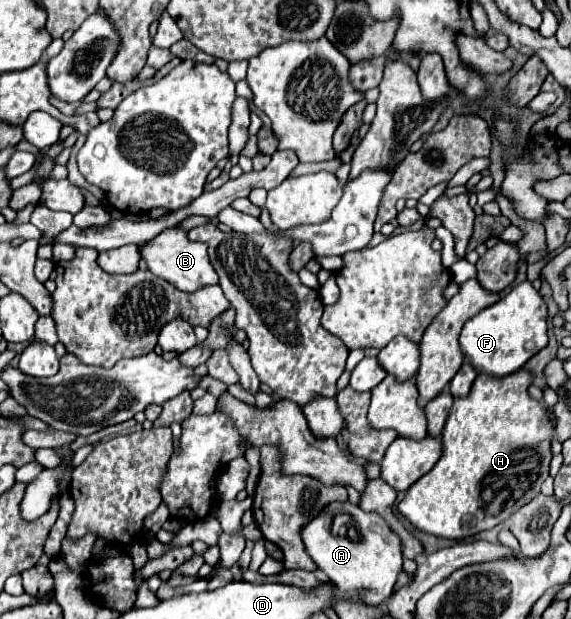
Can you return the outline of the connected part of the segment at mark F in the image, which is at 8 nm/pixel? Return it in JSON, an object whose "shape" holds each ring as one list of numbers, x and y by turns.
{"shape":[[529,281,519,283,495,305,469,319,459,337,465,359,489,377,505,377,519,371,537,351,547,345,547,305]]}

